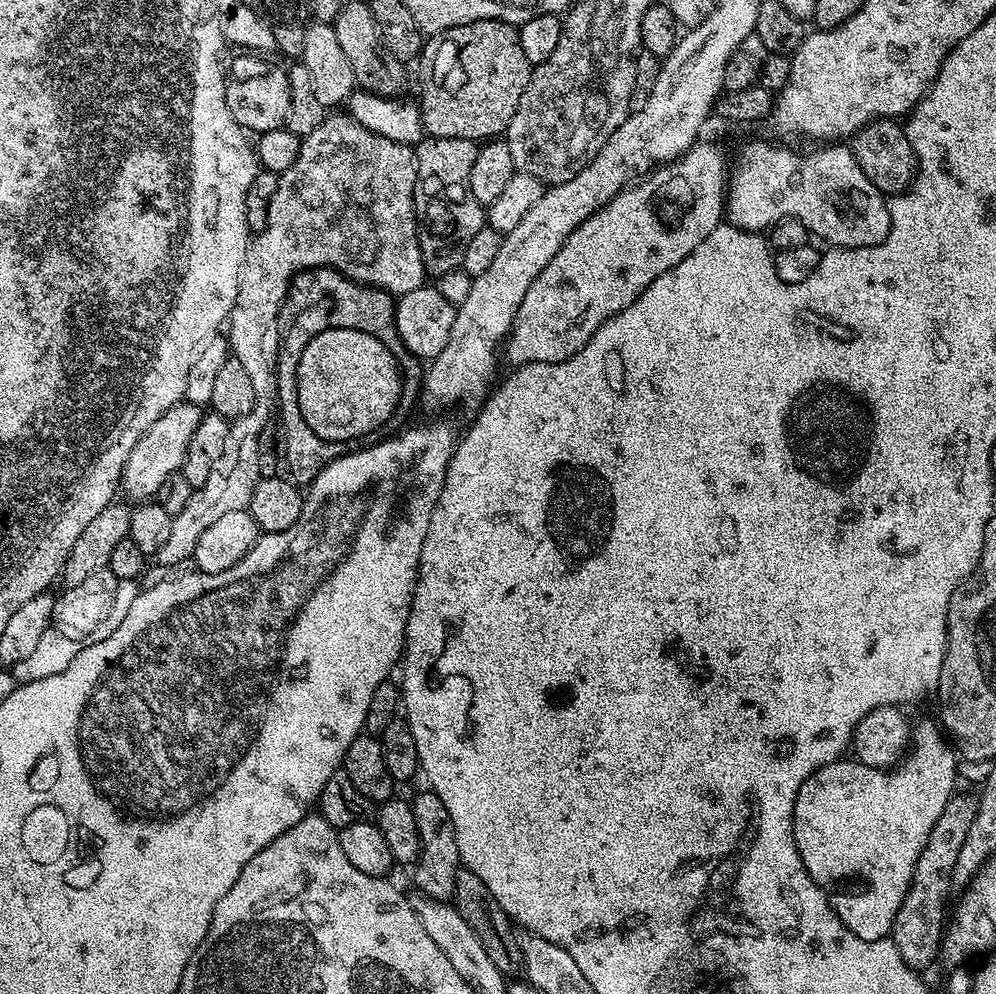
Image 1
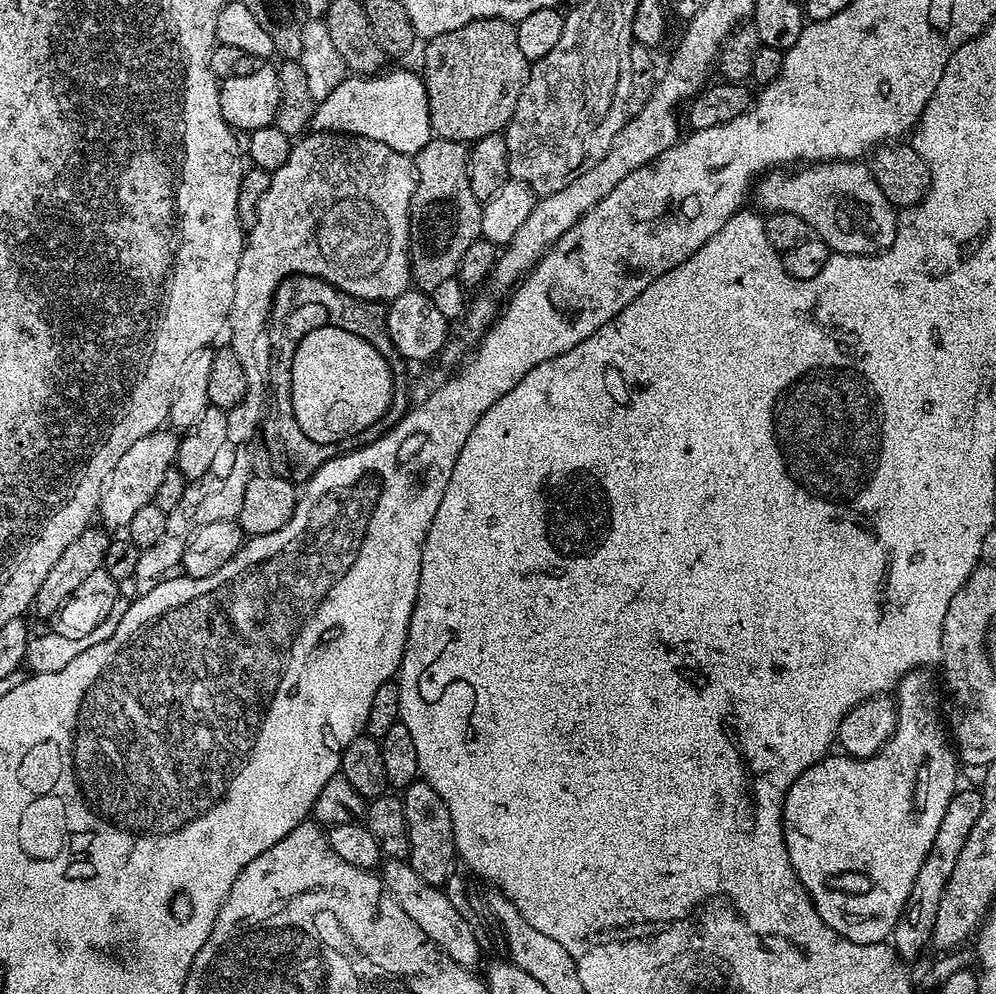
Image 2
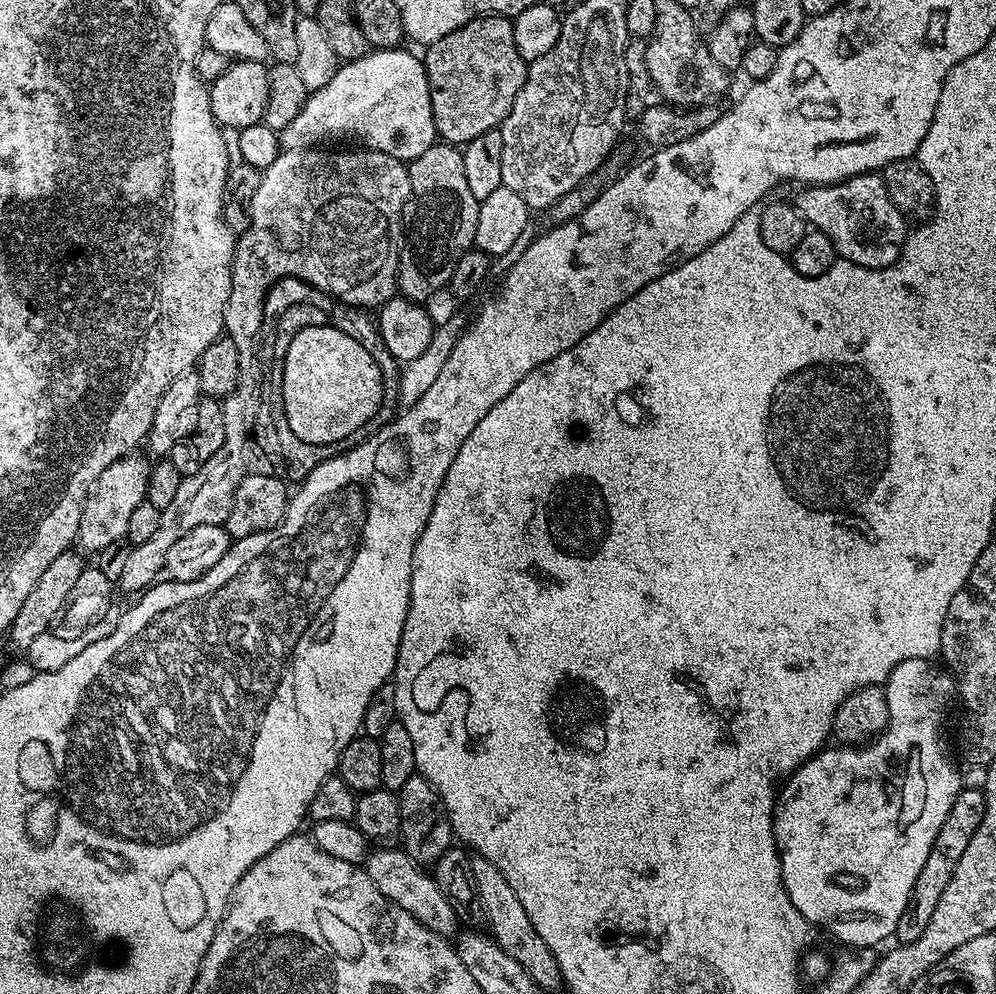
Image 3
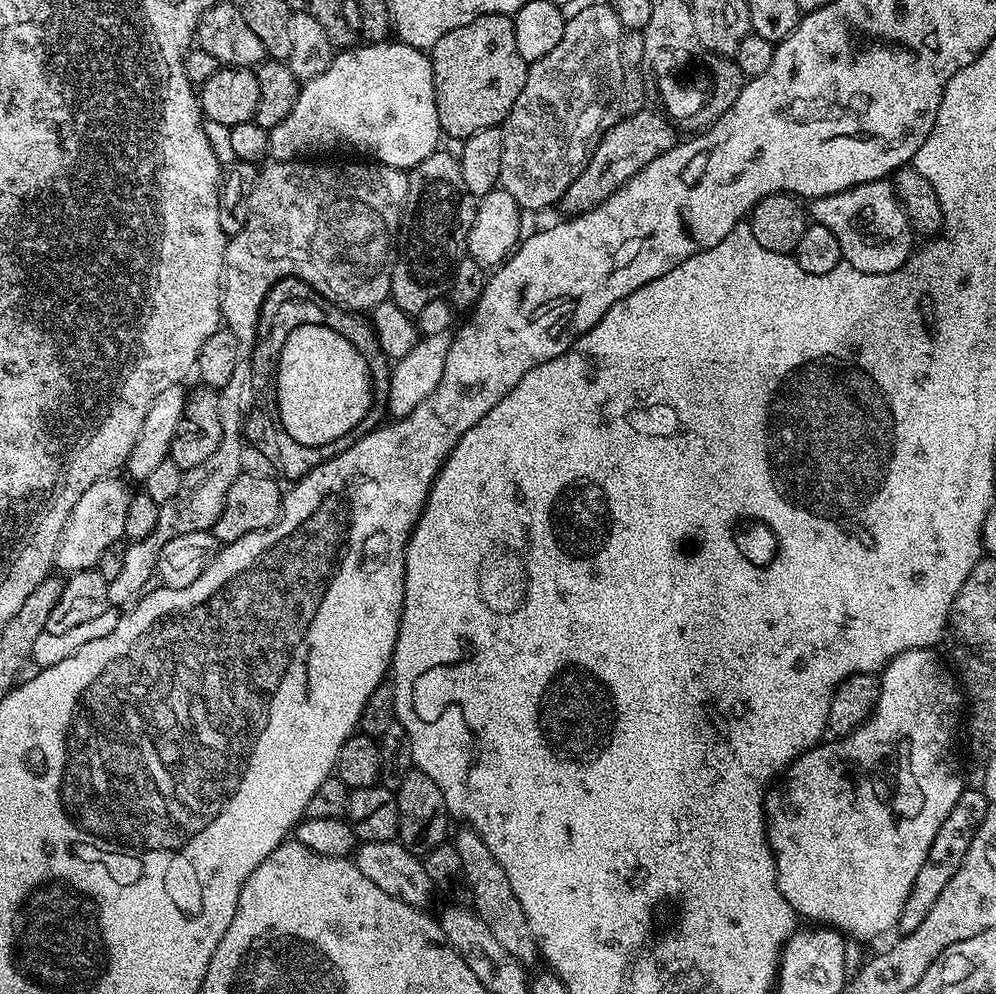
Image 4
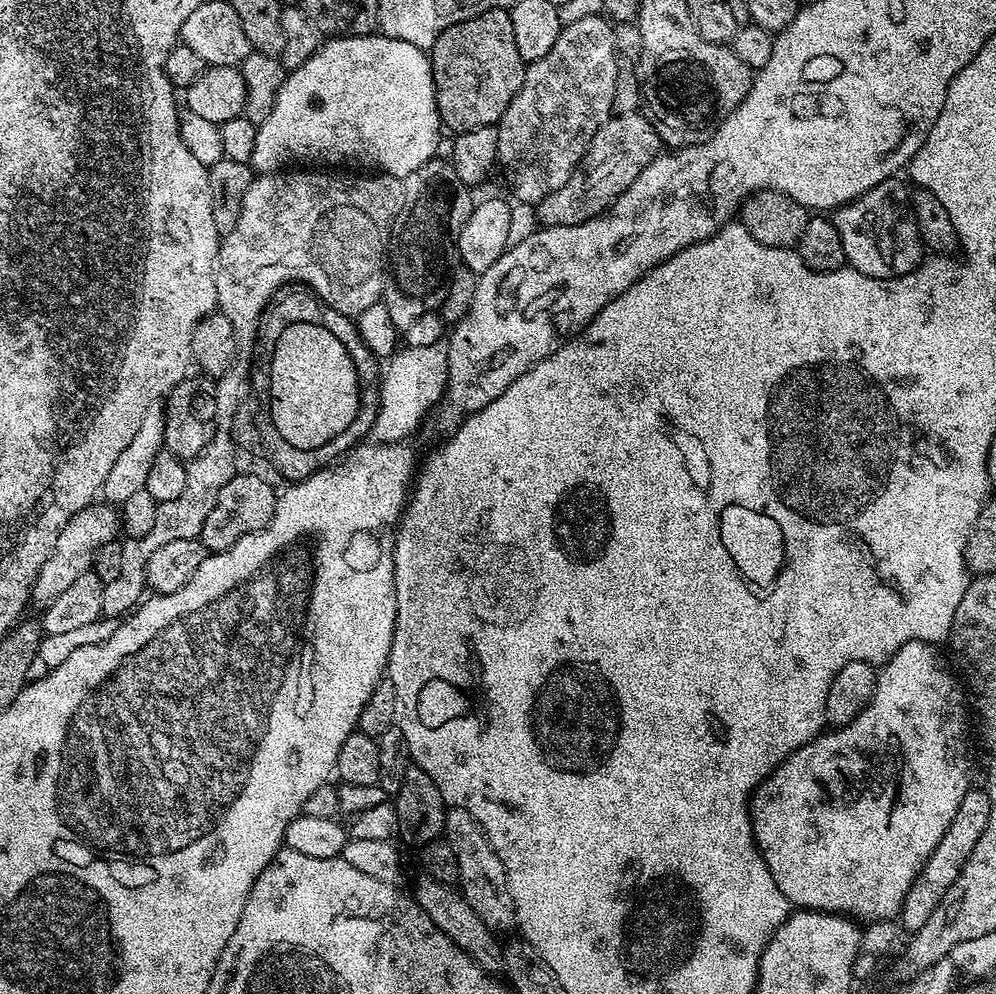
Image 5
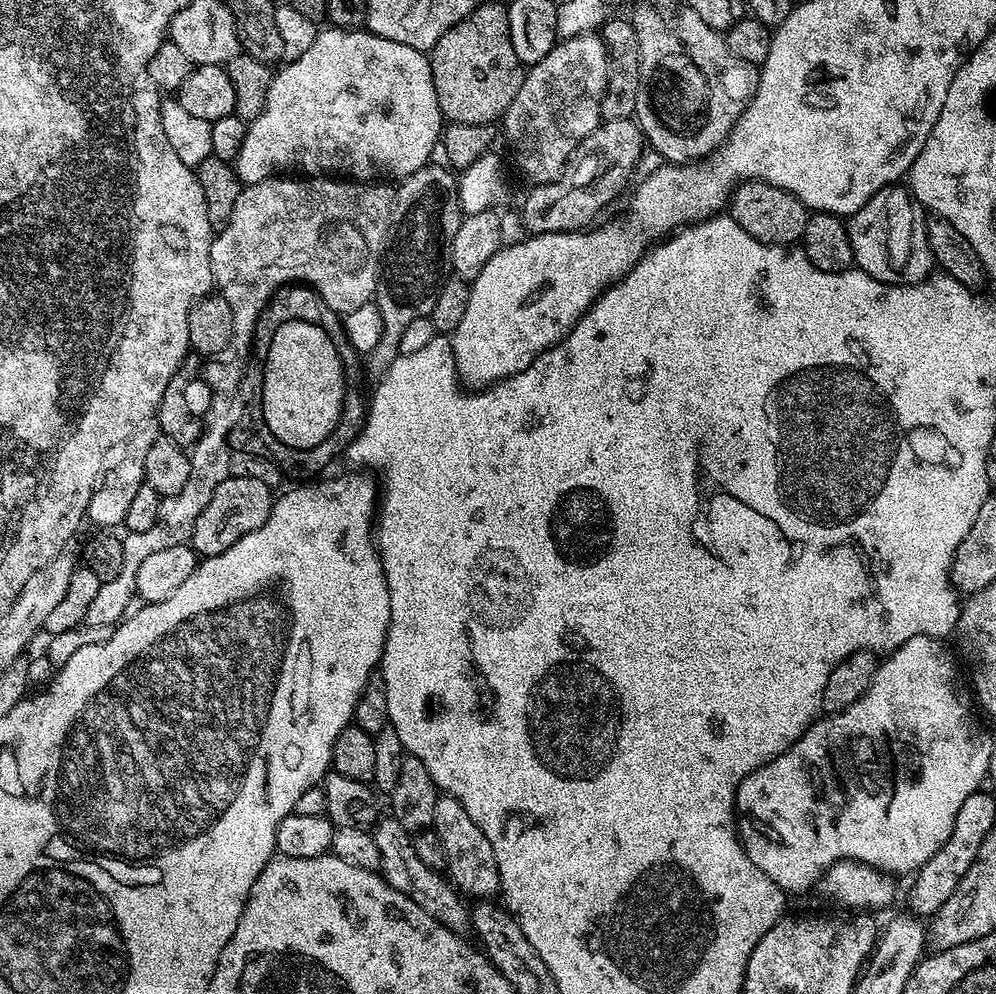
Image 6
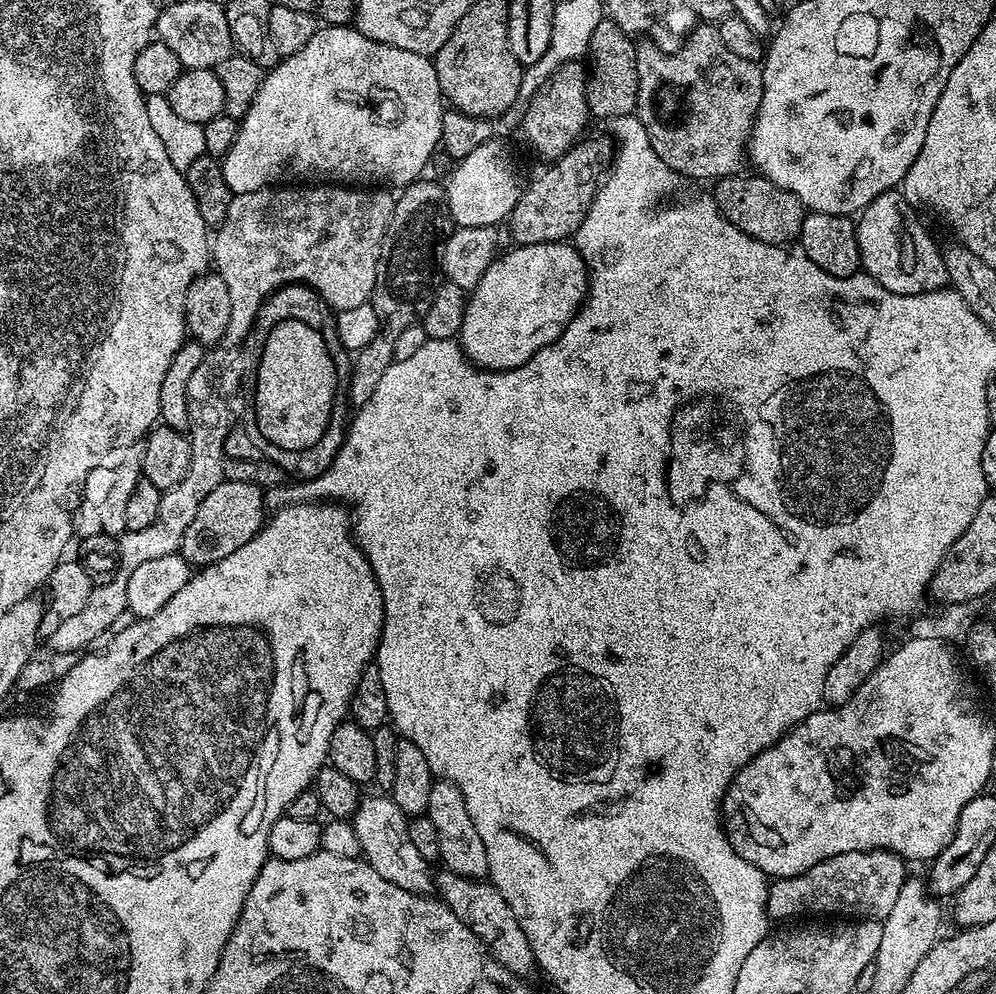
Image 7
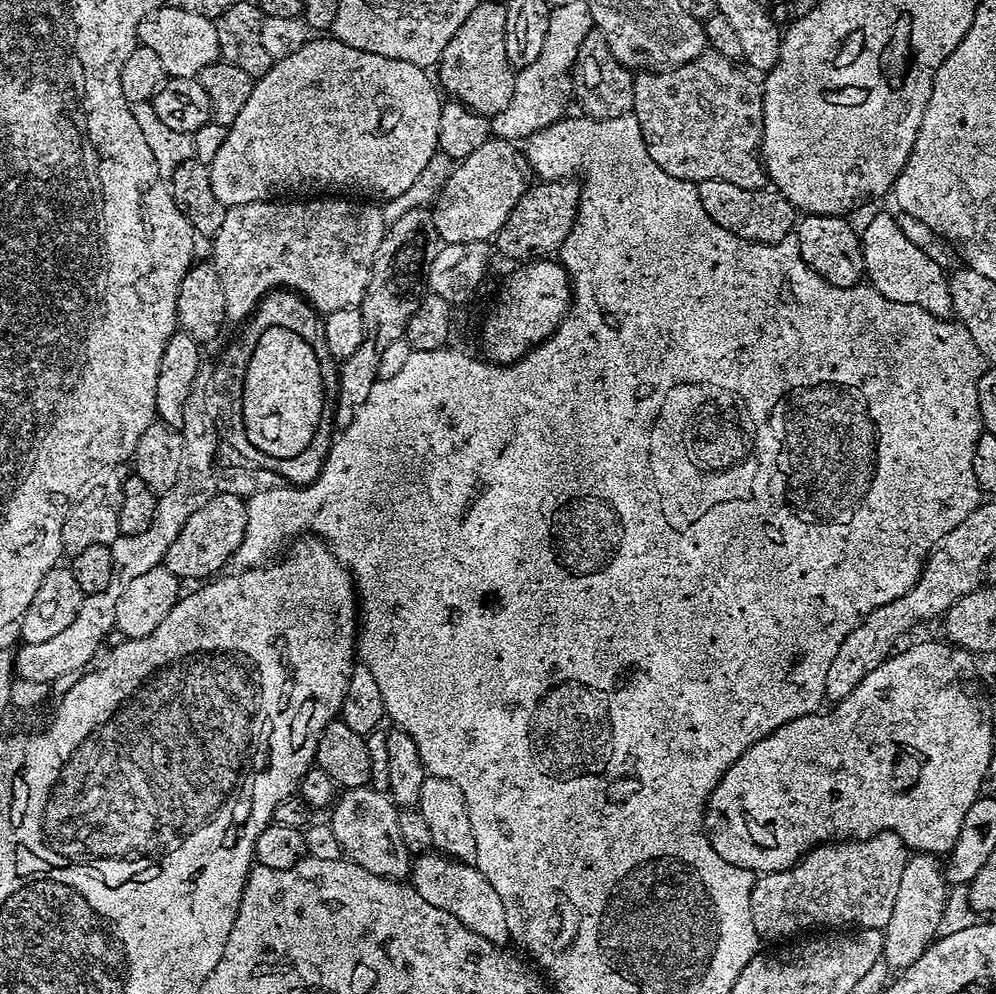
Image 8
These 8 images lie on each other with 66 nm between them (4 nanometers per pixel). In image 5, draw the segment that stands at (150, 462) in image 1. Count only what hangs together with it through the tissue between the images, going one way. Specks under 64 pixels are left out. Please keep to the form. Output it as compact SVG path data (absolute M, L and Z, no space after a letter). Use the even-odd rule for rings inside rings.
M93 502L78 514L74 514L74 518L70 518L70 522L62 530L62 534L58 534L58 542L54 546L52 556L46 558L46 562L42 562L42 570L38 570L38 578L32 587L31 599L35 603L37 600L40 606L51 604L52 600L58 598L62 590L67 590L81 574L92 571L94 554L98 546L117 539L120 531L117 509L107 503Z

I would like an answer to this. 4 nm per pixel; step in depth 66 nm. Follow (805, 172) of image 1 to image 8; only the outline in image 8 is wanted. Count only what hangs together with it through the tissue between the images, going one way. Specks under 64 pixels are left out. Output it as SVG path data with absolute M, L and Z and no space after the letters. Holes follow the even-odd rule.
M880 212L862 228L862 243L867 279L887 300L918 304L936 316L948 318L953 315L949 273L944 273L943 266L931 256L931 251L906 238L893 213Z

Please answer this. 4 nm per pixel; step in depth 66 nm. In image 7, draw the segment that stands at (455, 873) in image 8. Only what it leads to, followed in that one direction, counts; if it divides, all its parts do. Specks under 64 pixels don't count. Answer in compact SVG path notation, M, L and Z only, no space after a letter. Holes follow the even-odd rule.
M440 870L435 873L434 888L437 893L440 891L438 896L443 904L487 946L490 954L502 966L506 966L506 970L521 978L528 978L532 971L537 971L534 950L530 950L530 942L526 942L522 926L518 926L514 910L510 910L506 898L502 898L502 894L487 879L471 880Z

